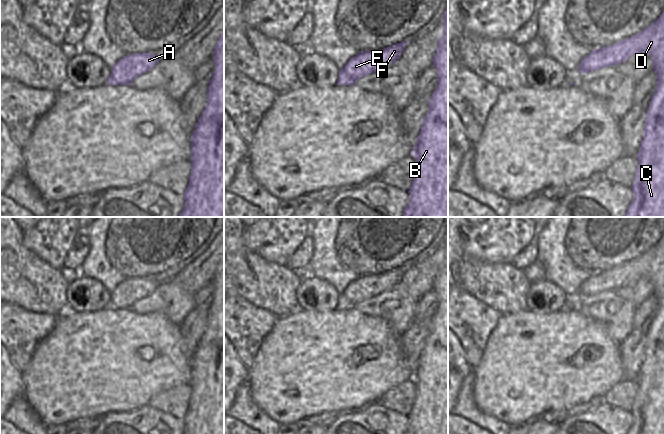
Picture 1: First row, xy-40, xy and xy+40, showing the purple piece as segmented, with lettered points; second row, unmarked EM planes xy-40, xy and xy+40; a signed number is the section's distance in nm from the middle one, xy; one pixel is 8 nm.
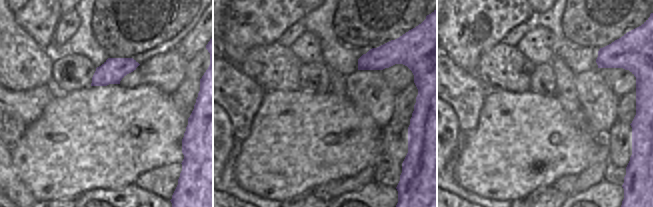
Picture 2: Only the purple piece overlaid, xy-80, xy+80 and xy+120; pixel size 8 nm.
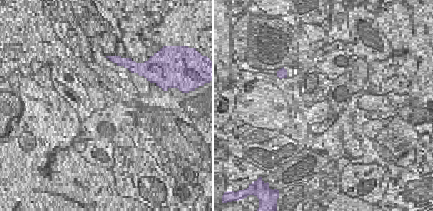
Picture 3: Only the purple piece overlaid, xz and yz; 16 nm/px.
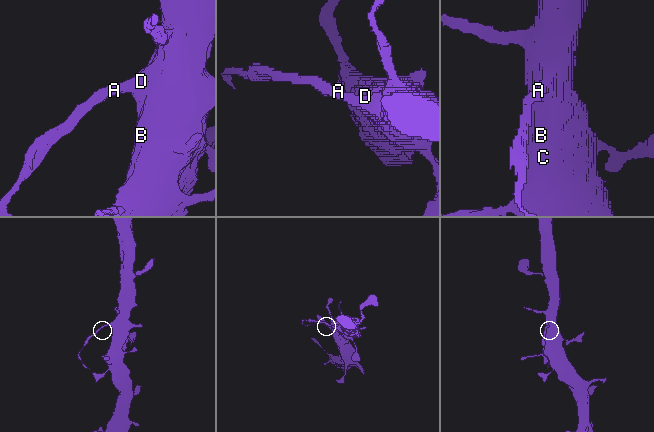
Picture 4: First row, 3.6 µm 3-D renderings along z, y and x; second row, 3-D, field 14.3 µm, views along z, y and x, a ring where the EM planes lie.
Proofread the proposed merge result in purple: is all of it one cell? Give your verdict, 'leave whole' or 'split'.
split

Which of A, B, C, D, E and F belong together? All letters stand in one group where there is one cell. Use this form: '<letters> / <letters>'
A E / B C D F

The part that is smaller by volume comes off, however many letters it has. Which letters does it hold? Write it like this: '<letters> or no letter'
A, E

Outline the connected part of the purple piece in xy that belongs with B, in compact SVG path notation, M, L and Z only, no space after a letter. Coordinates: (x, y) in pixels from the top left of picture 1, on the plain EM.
M448 231L441 243L443 260L433 282L433 290L437 294L437 310L429 324L429 334L413 371L412 379L417 394L407 415L409 426L405 434L448 434Z

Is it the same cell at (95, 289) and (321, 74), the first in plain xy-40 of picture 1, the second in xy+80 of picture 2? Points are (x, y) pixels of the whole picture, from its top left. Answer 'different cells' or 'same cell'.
same cell

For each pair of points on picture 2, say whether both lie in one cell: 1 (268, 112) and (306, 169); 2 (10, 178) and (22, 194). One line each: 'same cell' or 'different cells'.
1: same cell
2: same cell

